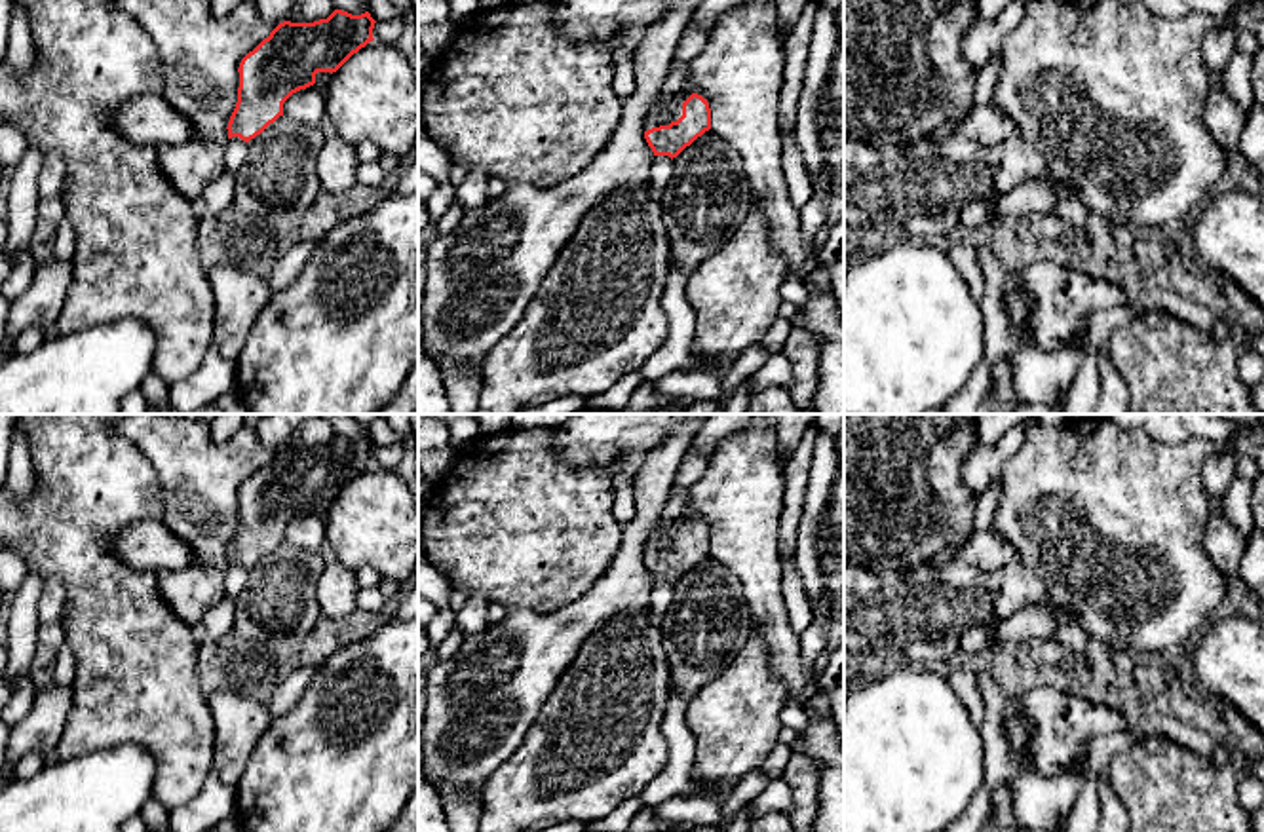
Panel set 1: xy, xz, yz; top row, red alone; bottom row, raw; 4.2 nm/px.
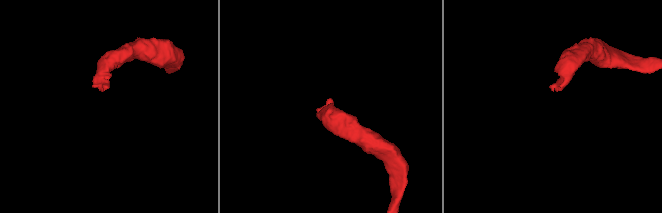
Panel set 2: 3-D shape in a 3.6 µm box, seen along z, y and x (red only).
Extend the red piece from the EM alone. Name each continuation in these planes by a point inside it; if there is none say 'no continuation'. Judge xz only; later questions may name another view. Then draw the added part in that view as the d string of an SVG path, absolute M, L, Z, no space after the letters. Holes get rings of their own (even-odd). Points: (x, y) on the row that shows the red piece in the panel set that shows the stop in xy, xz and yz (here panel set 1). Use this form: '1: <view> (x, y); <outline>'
1: xz (677, 88); M669 65L667 76L663 80L663 87L656 108L650 112L648 123L644 131L654 125L669 125L682 116L682 103L694 93L694 85L690 84L688 66Z

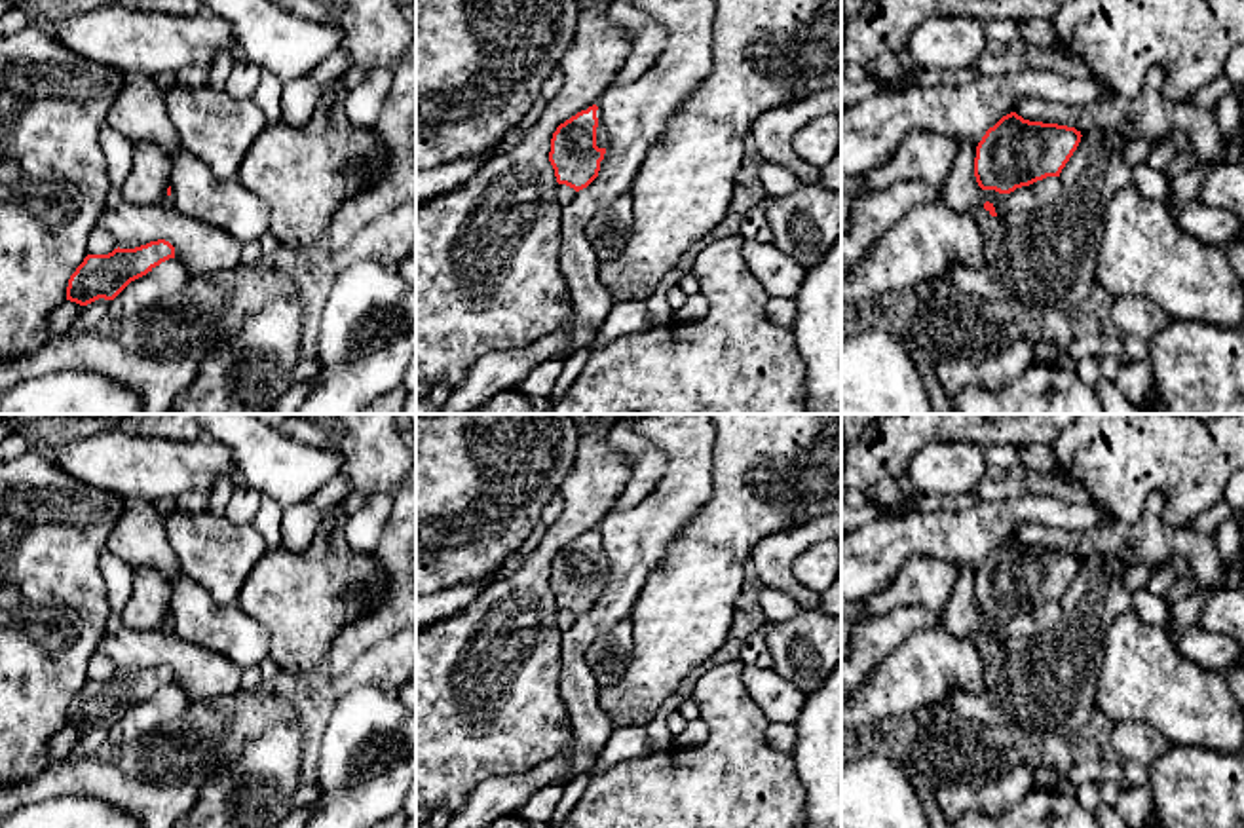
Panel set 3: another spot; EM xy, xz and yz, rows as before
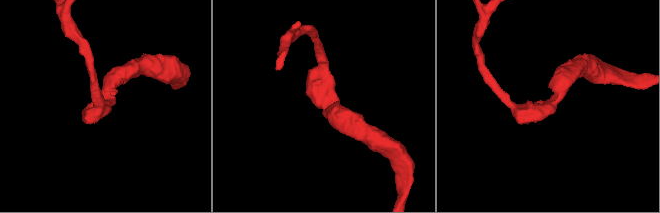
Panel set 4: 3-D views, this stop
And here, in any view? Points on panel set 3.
1: xz (603, 139); M600 108L596 110L596 118L598 118L596 146L598 148L606 148L610 144L610 135L606 131L606 127L602 125L602 112L600 112Z

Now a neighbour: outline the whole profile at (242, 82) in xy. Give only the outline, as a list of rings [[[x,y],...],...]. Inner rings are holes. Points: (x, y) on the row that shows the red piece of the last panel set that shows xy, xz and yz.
[[[239,59],[226,80],[224,91],[234,99],[251,99],[260,78],[262,70],[256,65]]]

